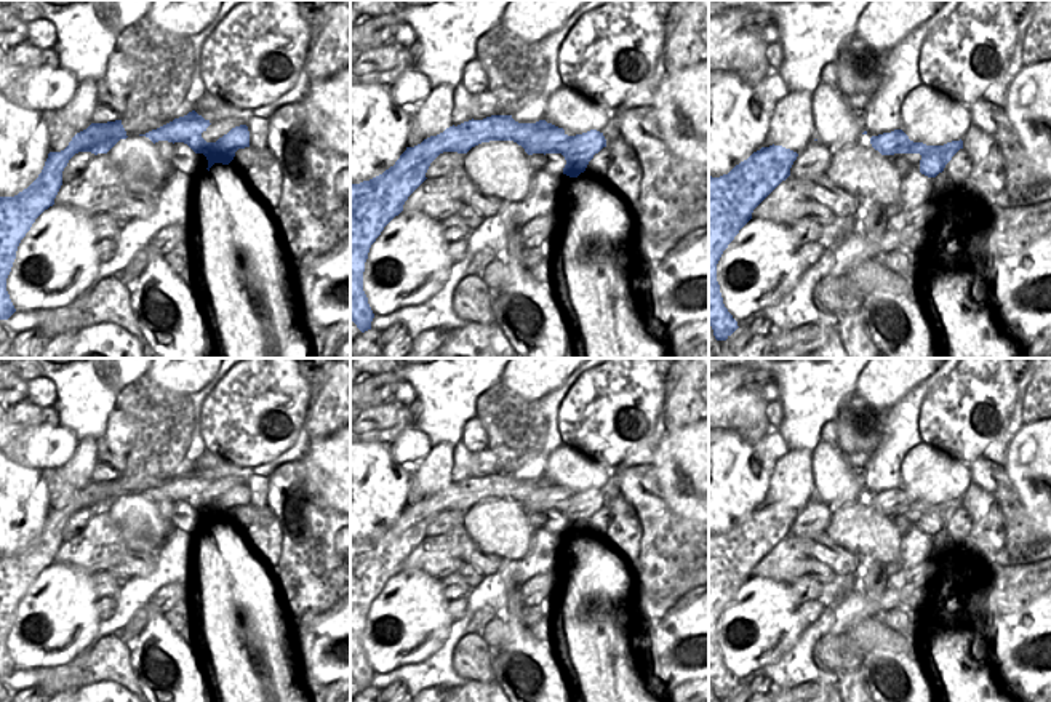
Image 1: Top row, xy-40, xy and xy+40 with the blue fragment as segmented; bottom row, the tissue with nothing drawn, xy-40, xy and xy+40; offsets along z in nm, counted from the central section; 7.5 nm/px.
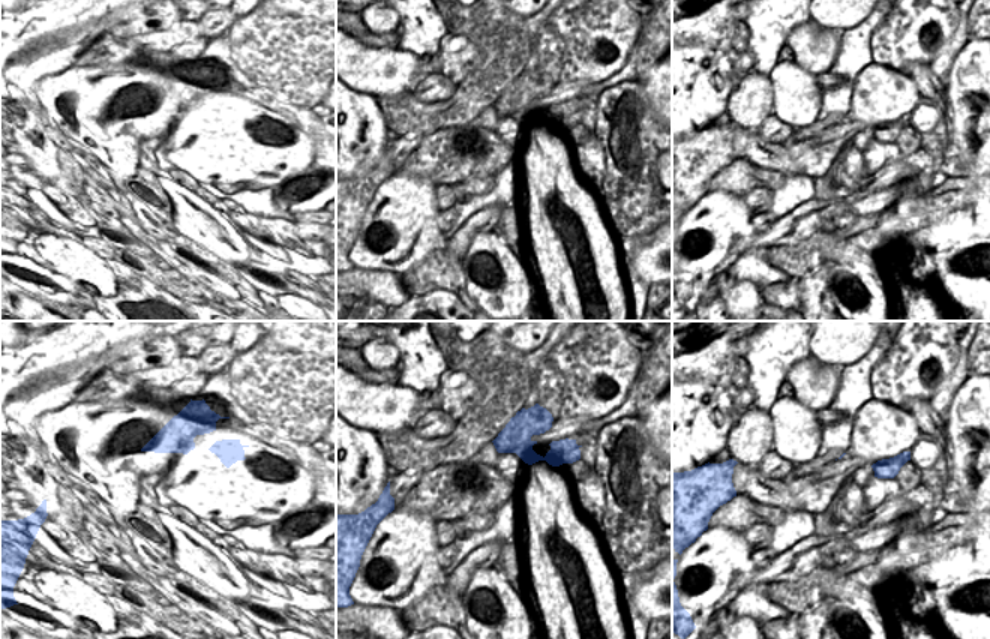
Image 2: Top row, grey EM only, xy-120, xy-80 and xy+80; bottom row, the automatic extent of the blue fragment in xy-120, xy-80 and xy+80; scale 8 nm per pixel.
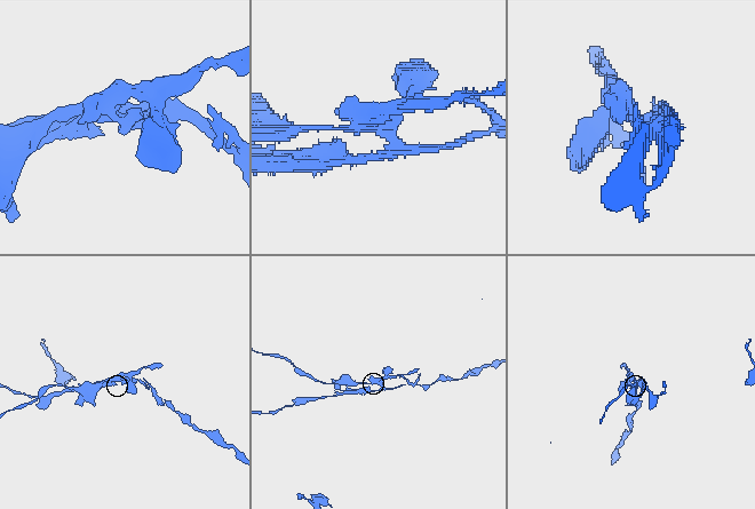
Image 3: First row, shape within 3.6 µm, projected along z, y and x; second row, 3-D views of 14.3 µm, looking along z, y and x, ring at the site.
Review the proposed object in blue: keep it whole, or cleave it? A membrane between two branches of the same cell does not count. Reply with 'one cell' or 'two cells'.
two cells

